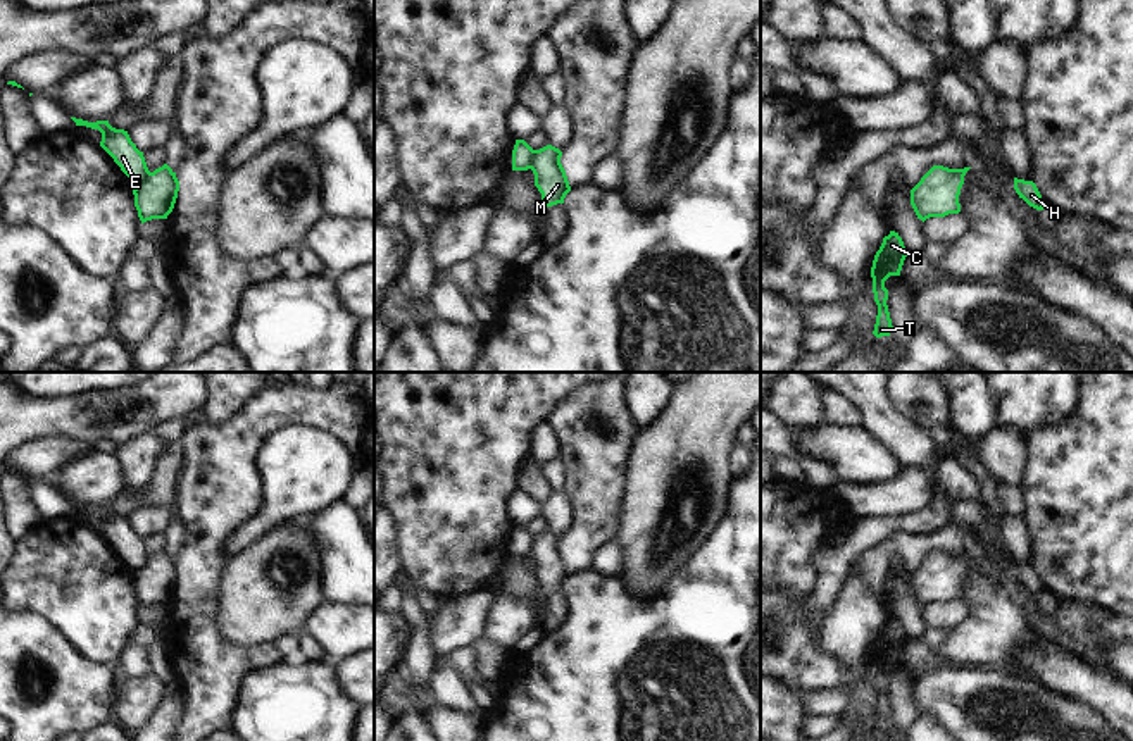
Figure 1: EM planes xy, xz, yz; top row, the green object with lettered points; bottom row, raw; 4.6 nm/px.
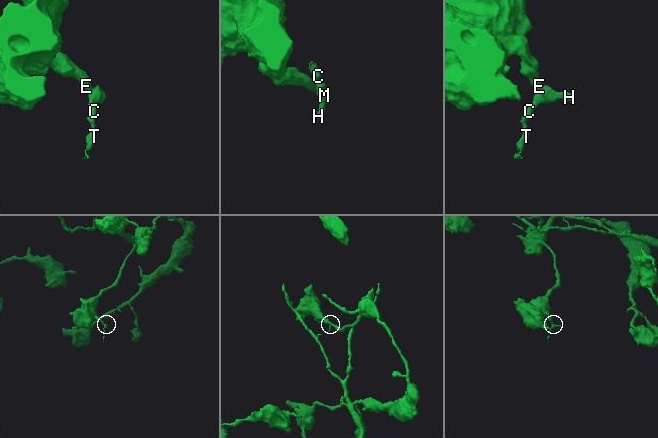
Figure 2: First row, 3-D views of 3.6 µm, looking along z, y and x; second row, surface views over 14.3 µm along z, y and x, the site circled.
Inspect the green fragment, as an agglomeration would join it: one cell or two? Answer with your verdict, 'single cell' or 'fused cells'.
fused cells

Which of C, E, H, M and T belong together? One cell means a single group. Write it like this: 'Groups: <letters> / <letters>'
Groups: C H M T / E.

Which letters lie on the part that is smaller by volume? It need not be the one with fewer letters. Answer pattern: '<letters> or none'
C, H, M, T

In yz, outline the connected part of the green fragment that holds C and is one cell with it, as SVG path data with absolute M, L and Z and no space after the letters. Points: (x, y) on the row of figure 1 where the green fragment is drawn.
M890 231L888 236L883 238L879 250L874 255L871 277L873 277L873 293L874 302L878 305L878 315L873 334L876 338L890 336L893 326L888 312L888 290L885 288L885 281L890 276L900 276L904 260L907 257L907 250L904 246L898 233Z

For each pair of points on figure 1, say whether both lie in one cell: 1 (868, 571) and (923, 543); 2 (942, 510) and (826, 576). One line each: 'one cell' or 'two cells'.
1: one cell
2: one cell

